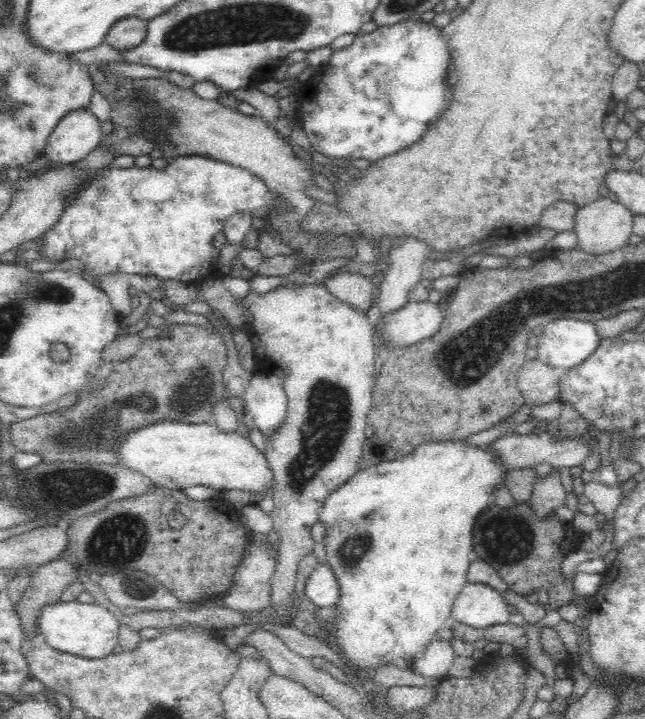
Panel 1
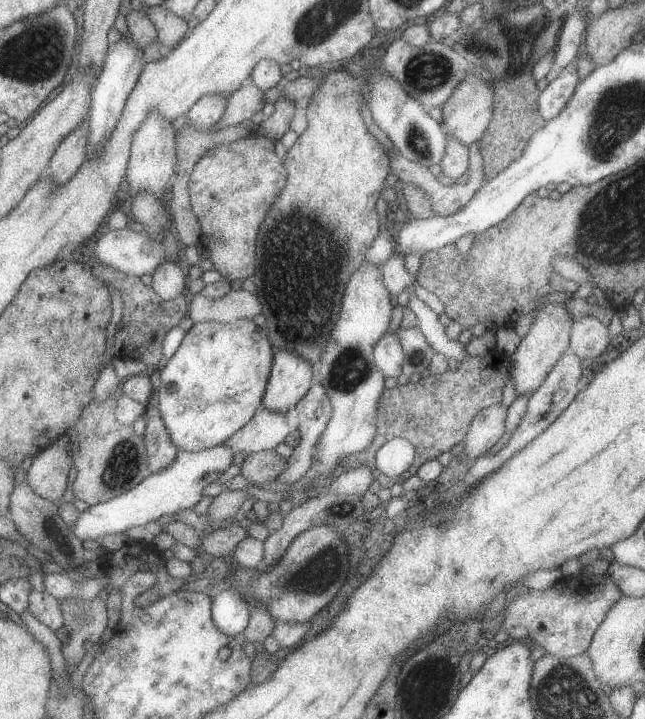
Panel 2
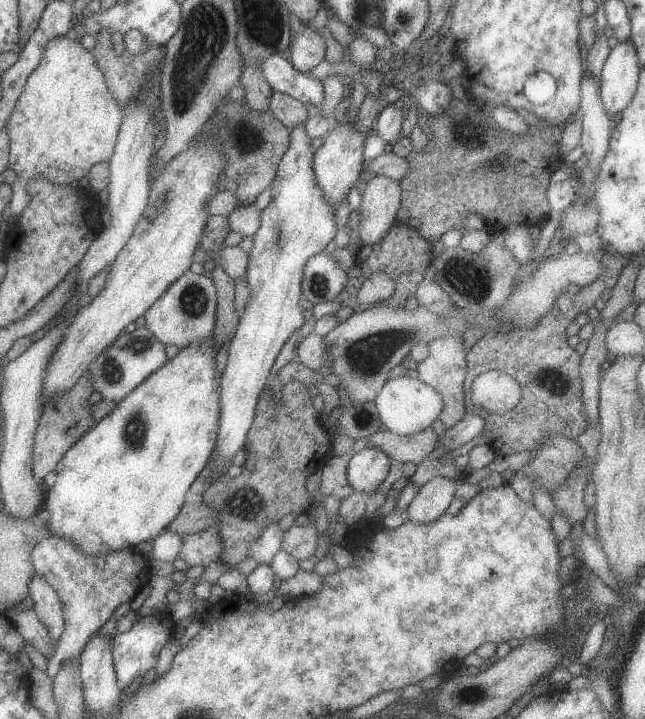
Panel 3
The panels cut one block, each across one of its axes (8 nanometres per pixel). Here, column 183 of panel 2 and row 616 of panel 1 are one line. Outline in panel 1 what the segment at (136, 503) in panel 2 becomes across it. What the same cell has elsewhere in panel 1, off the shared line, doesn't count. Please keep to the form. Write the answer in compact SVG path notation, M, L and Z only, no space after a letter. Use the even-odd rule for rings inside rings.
M466 583L456 598L451 620L474 628L506 624L511 616L505 599L482 583Z

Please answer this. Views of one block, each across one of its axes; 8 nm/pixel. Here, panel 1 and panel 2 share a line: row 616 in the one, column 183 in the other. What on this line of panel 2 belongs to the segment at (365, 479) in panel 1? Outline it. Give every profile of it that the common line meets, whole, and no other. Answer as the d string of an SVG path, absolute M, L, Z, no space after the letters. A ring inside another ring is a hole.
M252 319L230 323L215 321L194 323L181 340L176 354L160 367L161 385L157 390L158 411L170 440L179 451L200 452L219 446L250 422L268 387L275 349L269 342L265 328L256 326Z

